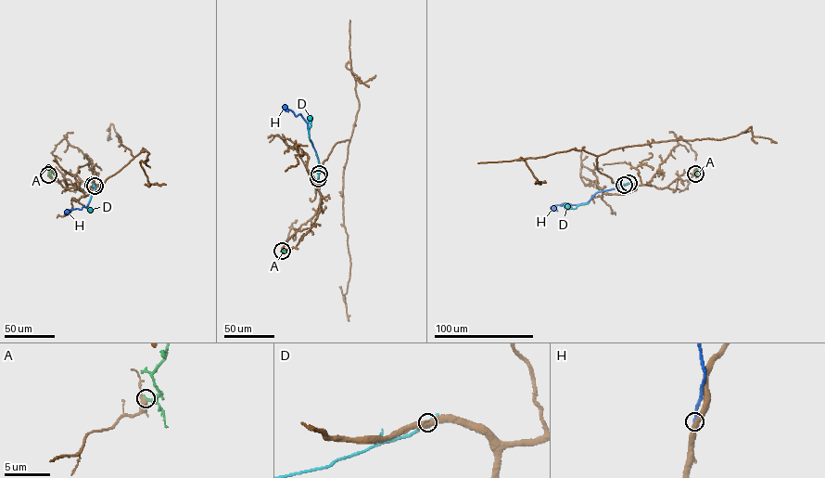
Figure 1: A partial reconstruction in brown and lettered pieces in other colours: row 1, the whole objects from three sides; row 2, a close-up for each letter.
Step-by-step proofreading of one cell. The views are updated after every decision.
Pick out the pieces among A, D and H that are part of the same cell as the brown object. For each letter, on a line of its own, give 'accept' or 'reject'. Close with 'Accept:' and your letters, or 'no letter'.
A: reject
D: reject
H: accept
Accept: H

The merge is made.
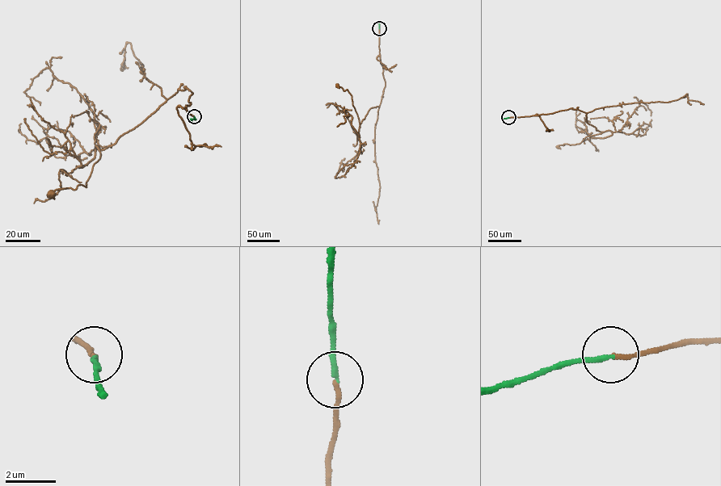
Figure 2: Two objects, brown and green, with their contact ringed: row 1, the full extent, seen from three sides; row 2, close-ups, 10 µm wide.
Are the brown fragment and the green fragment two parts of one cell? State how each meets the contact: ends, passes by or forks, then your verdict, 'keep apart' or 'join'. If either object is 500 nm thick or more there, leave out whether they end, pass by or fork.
brown ends | green ends | join

